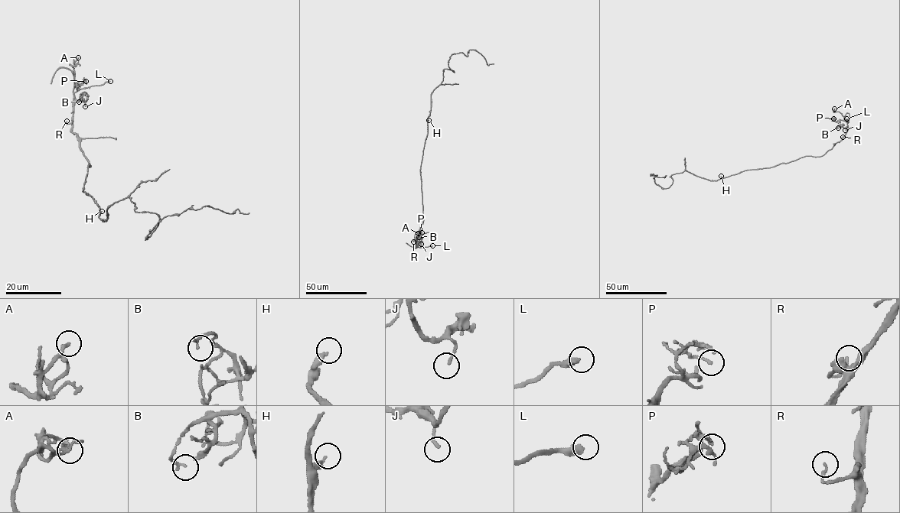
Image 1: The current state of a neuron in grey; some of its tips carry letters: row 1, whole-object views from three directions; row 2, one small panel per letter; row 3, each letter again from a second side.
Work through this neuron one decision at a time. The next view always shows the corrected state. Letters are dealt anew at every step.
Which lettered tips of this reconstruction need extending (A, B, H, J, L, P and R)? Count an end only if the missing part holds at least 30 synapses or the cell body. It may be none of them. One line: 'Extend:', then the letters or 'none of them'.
Extend: none of them

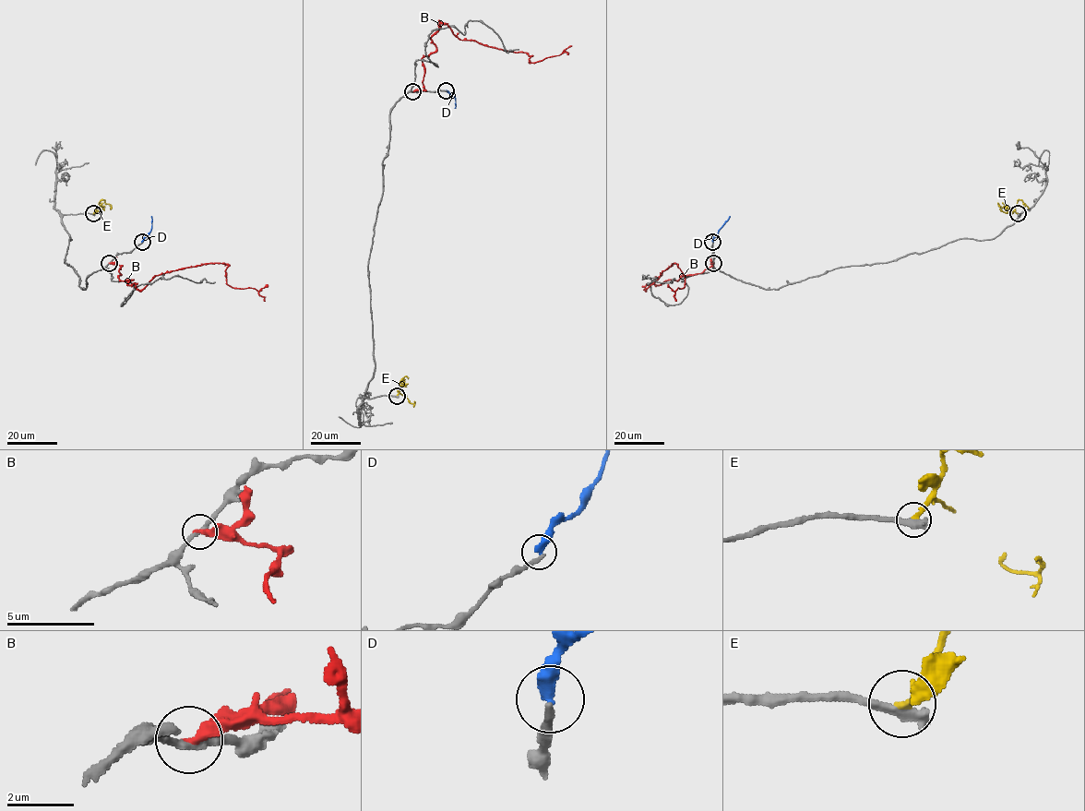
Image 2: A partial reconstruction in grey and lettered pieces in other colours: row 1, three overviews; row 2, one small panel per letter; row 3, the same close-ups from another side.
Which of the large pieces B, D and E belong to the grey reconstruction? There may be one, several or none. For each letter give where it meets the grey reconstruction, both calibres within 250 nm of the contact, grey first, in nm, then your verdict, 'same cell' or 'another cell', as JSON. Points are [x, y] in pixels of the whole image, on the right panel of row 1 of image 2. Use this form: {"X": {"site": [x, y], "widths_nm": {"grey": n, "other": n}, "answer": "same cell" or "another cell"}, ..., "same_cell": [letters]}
{"B": {"site": [713, 263], "widths_nm": {"grey": 240, "other": 360}, "answer": "another cell"}, "D": {"site": [712, 242], "widths_nm": {"grey": 240, "other": 400}, "answer": "another cell"}, "E": {"site": [1018, 213], "widths_nm": {"grey": 440, "other": 240}, "answer": "another cell"}, "same_cell": []}

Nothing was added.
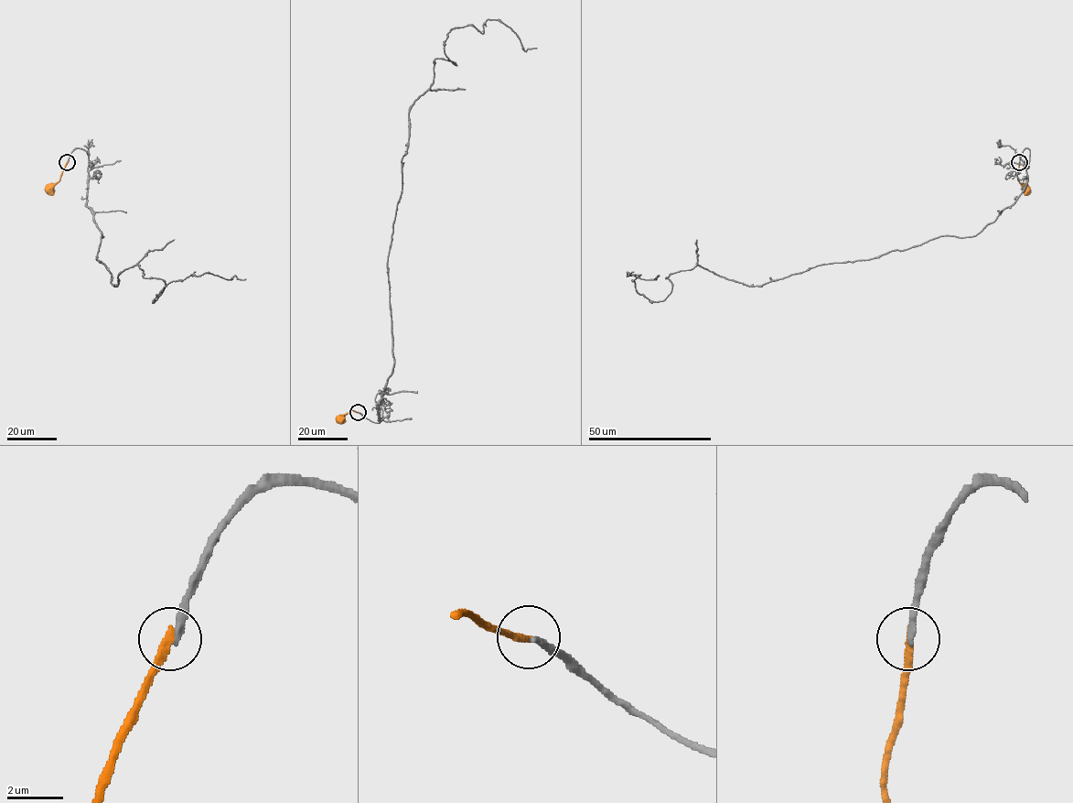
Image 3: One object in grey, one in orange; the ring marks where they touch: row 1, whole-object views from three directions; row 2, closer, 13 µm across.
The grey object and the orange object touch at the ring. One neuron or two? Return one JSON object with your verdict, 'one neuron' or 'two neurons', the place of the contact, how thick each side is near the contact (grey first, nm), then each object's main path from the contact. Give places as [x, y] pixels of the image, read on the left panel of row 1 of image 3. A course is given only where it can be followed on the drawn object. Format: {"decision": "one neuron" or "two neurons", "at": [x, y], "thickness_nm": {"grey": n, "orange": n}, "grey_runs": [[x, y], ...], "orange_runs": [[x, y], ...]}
{"decision": "one neuron", "at": [67, 162], "thickness_nm": {"grey": 180, "orange": 320}, "grey_runs": [[68, 162], [88, 156], [96, 259], [115, 286], [137, 265], [165, 283], [153, 302], [191, 275], [245, 278]], "orange_runs": [[67, 162], [60, 179], [50, 190]]}

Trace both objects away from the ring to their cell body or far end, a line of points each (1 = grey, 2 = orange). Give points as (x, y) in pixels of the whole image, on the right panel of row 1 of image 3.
1: (1019, 162), (1029, 149), (1024, 190), (975, 235), (760, 286), (697, 265), (659, 302), (627, 276), (656, 278)
2: (1019, 162), (1017, 179), (1025, 190)

